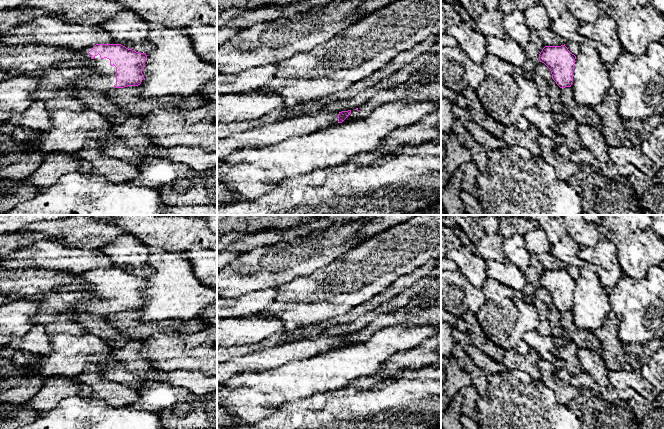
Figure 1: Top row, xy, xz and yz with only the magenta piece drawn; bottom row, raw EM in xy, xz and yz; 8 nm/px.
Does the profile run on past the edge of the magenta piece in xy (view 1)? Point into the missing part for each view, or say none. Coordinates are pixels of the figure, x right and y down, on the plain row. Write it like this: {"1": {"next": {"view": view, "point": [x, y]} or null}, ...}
{"1": {"next": {"view": "xy", "point": [103, 302]}}}

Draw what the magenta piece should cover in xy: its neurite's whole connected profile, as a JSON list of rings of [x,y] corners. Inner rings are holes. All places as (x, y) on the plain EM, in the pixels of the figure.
[[[96,268],[84,274],[92,294],[87,301],[80,301],[71,313],[90,313],[106,316],[114,312],[138,310],[144,303],[142,295],[146,277],[139,277],[121,268]]]

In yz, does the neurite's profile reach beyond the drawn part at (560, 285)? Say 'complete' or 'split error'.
complete

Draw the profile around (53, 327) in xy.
[[[52,320],[45,324],[46,331],[49,335],[58,335],[58,334],[70,334],[70,335],[85,335],[88,332],[75,321],[67,320],[57,322]]]

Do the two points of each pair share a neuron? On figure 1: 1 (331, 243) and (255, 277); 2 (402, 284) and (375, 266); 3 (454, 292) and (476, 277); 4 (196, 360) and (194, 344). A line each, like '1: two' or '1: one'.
1: one
2: two
3: two
4: one

